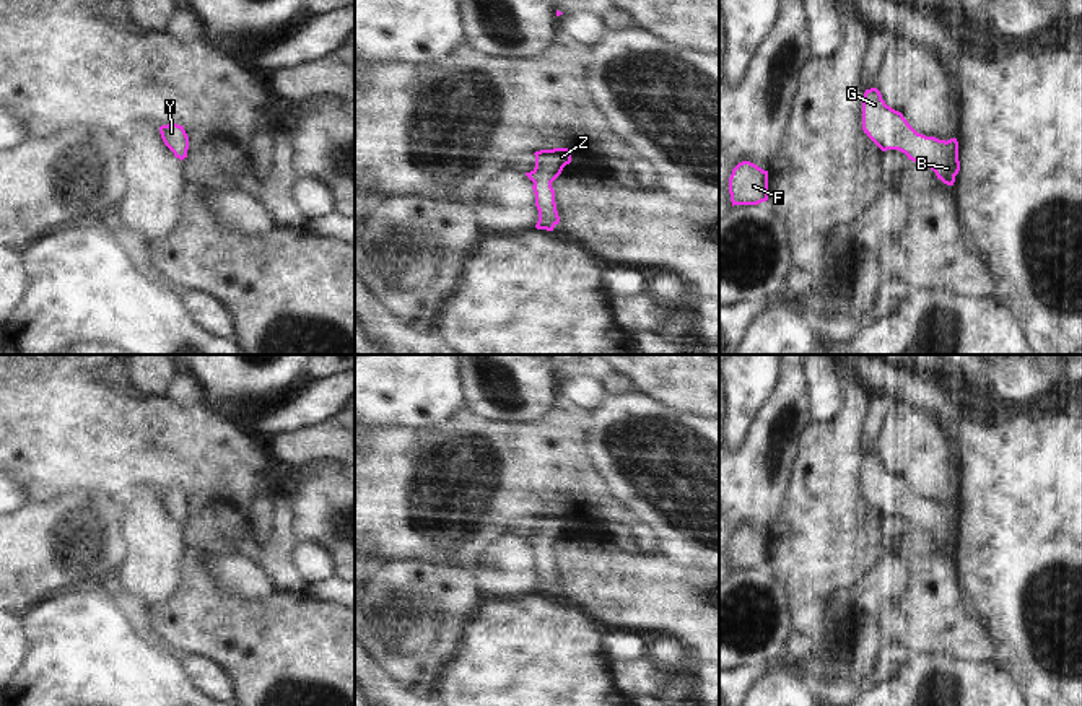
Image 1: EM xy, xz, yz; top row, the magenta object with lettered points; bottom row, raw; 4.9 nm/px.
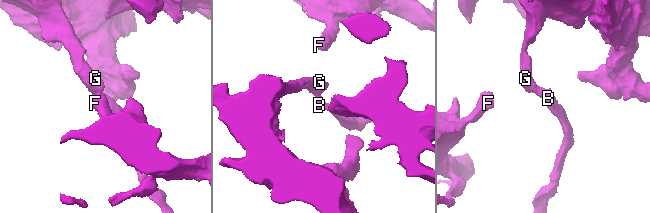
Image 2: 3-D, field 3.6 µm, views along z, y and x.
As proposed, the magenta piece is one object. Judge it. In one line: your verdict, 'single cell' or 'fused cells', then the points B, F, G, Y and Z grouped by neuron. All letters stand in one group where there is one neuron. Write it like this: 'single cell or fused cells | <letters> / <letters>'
single cell | B F G Y Z

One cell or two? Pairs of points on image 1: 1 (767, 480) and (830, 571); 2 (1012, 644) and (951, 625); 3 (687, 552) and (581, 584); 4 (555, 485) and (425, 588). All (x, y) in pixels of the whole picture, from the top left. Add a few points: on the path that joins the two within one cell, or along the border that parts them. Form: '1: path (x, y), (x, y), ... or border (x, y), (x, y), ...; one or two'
1: border (793, 464), (781, 511), (767, 534); two
2: border (981, 623), (993, 640); two
3: border (656, 550), (679, 563), (697, 563), (702, 566); two
4: border (415, 557), (423, 557), (445, 566), (471, 568); two

